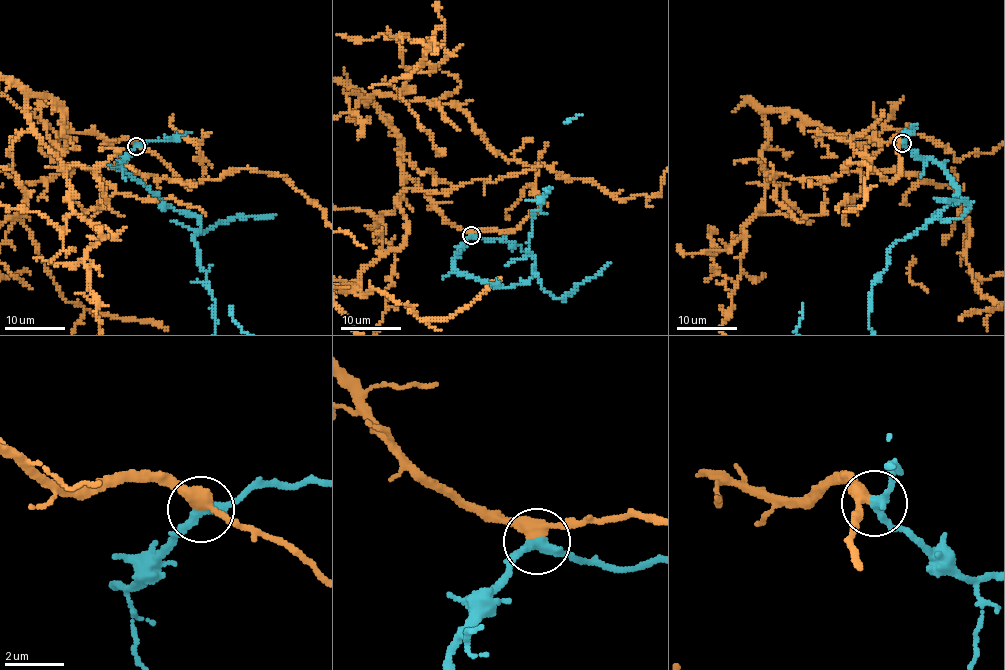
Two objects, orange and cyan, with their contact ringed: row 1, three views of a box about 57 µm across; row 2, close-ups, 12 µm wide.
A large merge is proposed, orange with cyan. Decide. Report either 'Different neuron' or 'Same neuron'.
Same neuron

